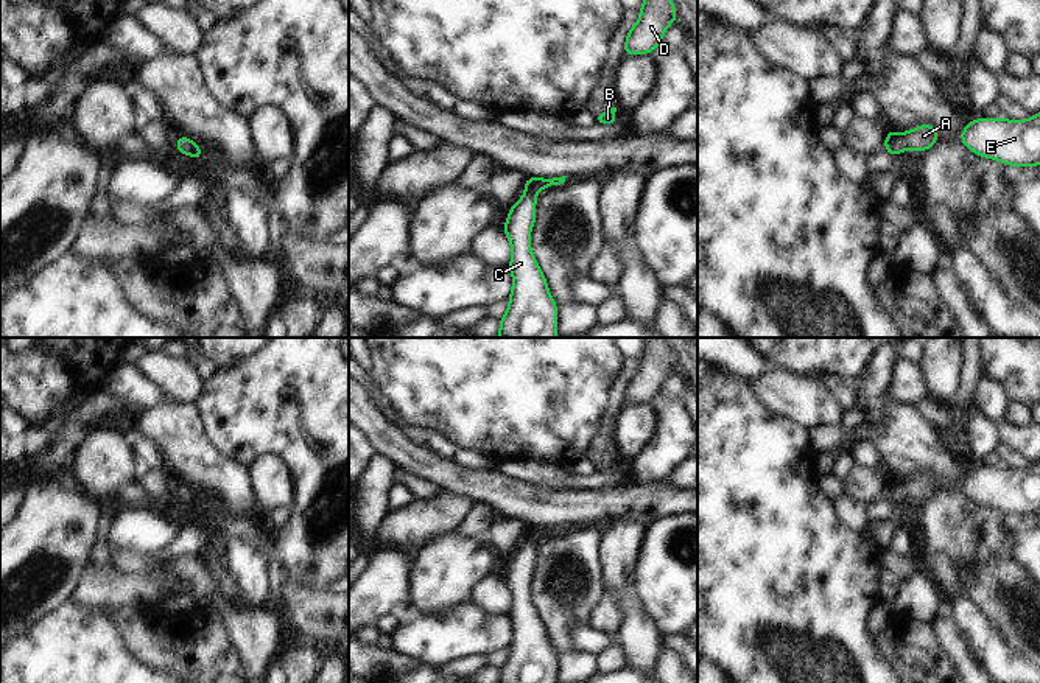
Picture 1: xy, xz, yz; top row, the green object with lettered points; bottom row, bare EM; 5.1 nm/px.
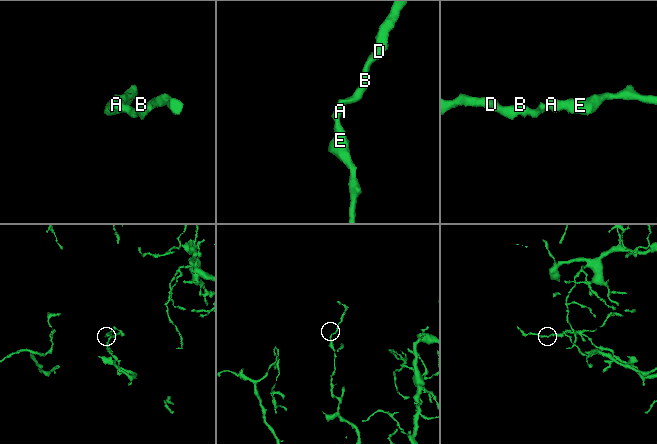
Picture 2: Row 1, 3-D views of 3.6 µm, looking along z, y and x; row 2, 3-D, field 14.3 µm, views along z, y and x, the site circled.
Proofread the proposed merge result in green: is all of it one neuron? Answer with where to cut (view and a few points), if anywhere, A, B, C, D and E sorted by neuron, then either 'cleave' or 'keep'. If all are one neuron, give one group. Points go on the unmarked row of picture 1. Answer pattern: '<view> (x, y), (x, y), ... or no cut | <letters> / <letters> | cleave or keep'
no cut | A B C D E | keep

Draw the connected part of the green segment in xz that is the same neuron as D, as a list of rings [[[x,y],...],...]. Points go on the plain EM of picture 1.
[[[643,338],[645,352],[635,375],[627,378],[624,403],[649,403],[660,394],[660,387],[669,372],[677,370],[676,355],[669,349],[666,338]]]

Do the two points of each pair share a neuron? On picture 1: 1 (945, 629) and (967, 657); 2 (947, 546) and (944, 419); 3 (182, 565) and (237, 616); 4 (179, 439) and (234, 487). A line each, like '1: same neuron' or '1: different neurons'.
1: same neuron
2: different neurons
3: same neuron
4: same neuron

